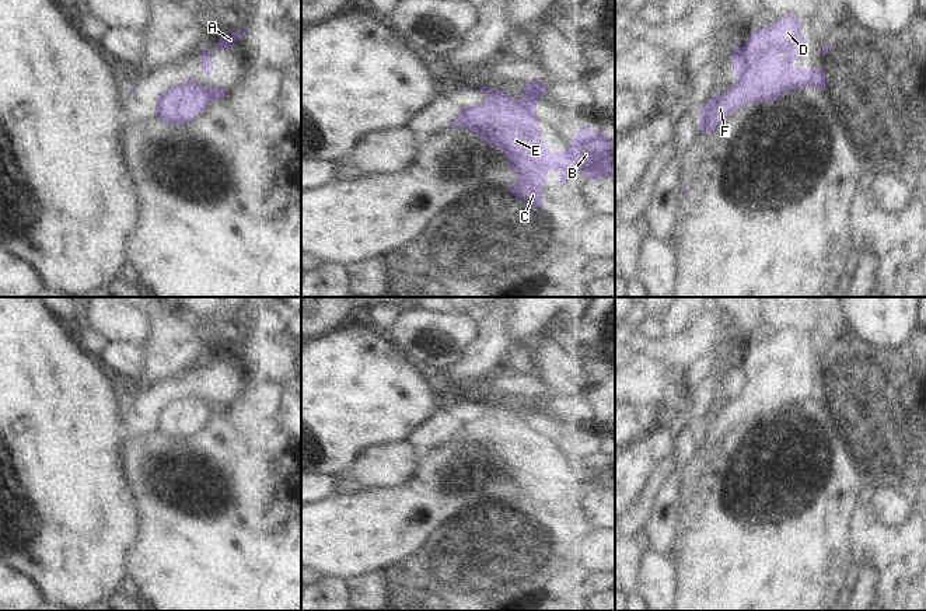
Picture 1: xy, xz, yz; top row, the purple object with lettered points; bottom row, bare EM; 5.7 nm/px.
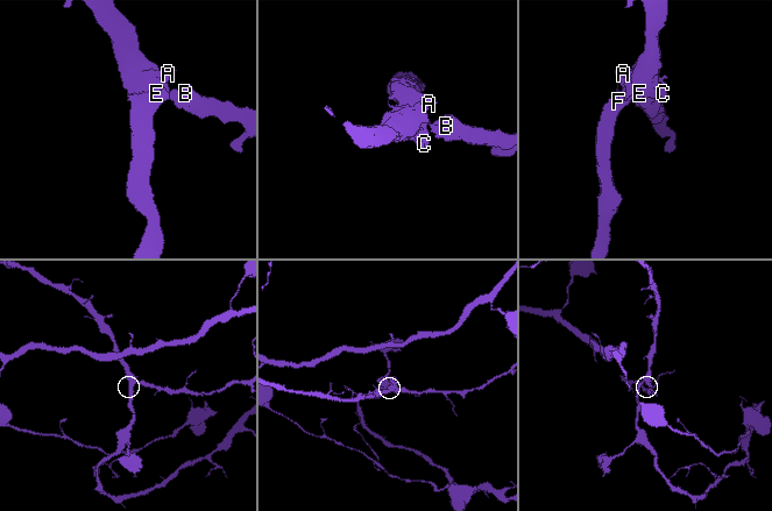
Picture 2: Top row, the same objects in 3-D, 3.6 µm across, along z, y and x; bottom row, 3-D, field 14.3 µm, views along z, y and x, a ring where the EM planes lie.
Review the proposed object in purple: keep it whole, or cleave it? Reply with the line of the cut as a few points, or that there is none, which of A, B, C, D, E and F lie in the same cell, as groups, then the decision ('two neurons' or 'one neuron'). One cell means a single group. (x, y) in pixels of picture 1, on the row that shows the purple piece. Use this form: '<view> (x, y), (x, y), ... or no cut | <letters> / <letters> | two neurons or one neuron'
no cut | A B C D E F | one neuron

